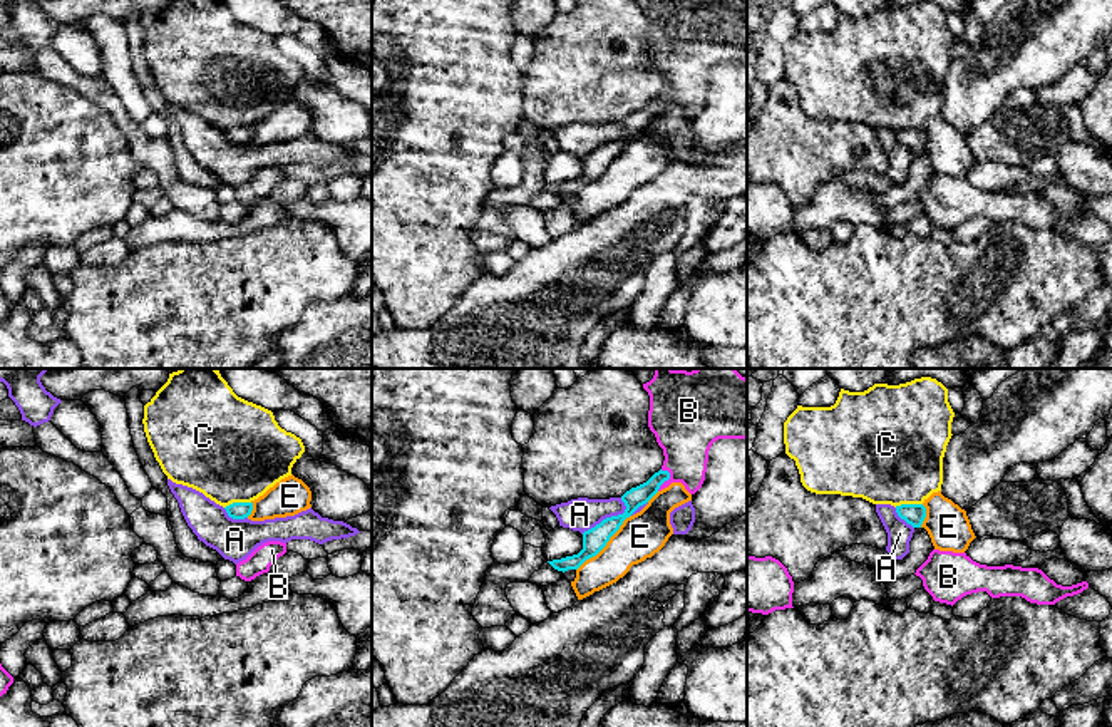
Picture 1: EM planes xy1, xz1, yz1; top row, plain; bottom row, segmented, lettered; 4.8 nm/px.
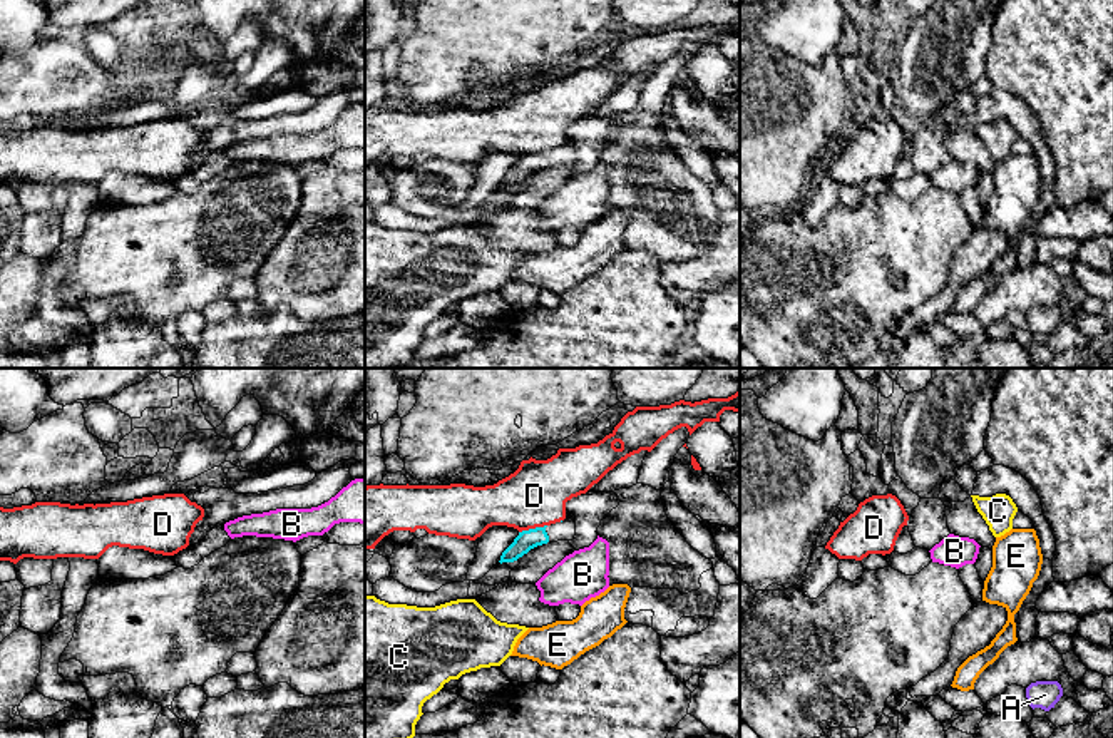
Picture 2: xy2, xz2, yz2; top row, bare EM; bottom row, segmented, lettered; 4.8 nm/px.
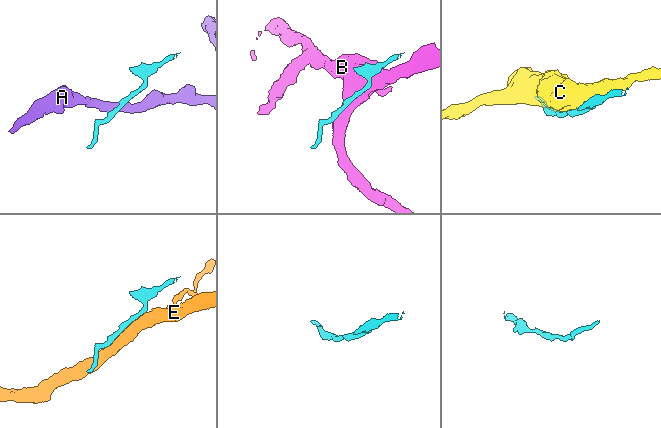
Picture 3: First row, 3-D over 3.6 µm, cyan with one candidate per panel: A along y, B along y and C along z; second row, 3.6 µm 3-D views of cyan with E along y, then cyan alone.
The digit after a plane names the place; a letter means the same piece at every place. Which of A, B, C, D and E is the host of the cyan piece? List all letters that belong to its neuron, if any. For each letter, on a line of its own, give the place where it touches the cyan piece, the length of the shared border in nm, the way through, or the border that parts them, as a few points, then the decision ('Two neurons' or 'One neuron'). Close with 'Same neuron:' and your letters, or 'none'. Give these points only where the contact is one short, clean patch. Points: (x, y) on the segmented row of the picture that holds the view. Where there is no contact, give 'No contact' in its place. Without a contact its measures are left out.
A: Touches cyan at xz1 (608, 518). Shared border 260 nm. Boundary: xz1 (622, 498), (625, 506), (622, 513), (607, 516), (581, 533). Two neurons
B: Touches cyan at xz1 (667, 479). Shared border 120 nm. Two neurons
C: Touches cyan at yz1 (908, 505). Shared border 140 nm. Two neurons
D: Touches cyan at xz2 (533, 529). Shared border 140 nm. Boundary: xz2 (546, 524), (519, 532). Two neurons
E: Touches cyan at xz1 (605, 545). Shared border 380 nm. Two neurons
Same neuron: none

